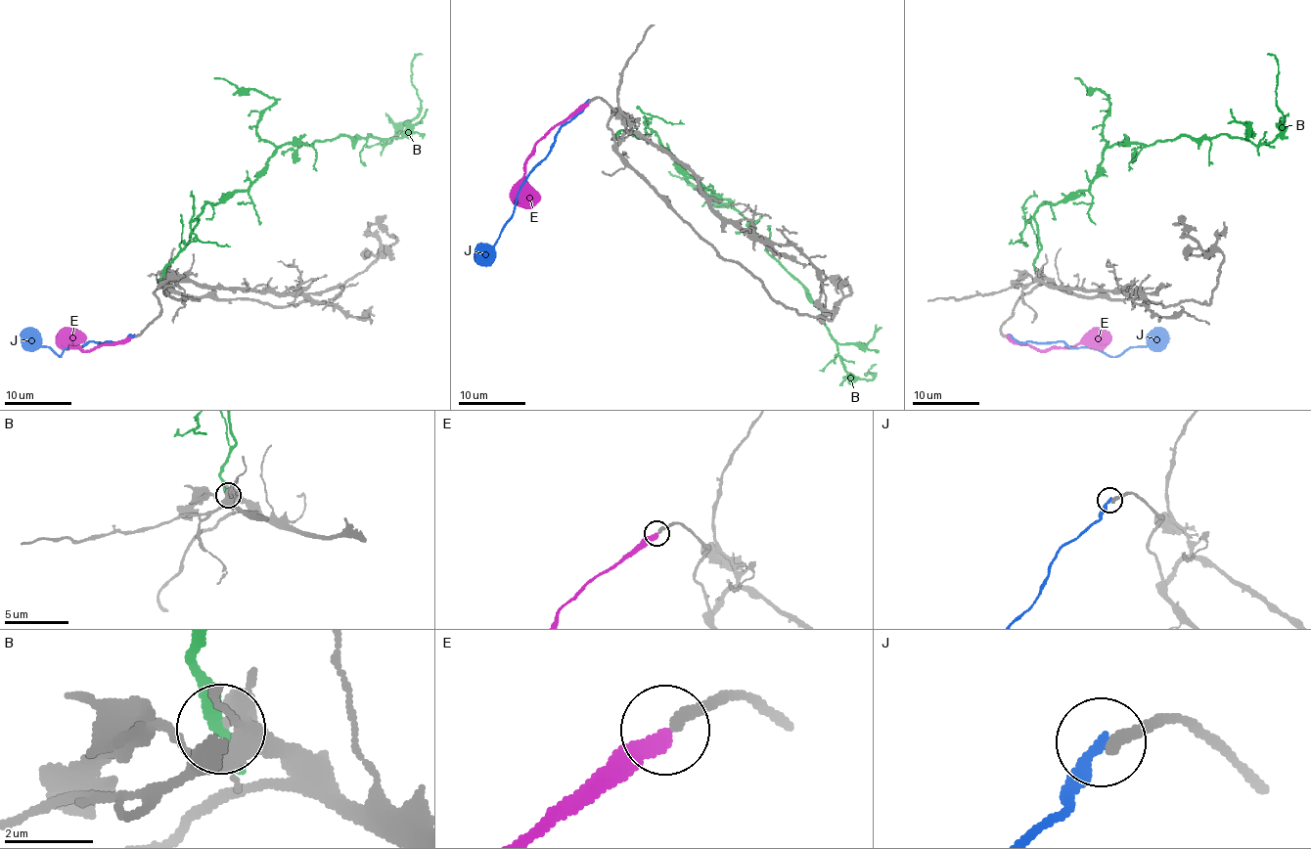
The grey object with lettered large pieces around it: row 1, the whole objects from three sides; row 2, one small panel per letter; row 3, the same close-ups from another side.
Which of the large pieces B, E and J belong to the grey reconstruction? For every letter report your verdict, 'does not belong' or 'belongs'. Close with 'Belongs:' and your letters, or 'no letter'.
B: does not belong
E: does not belong
J: belongs
Belongs: J

